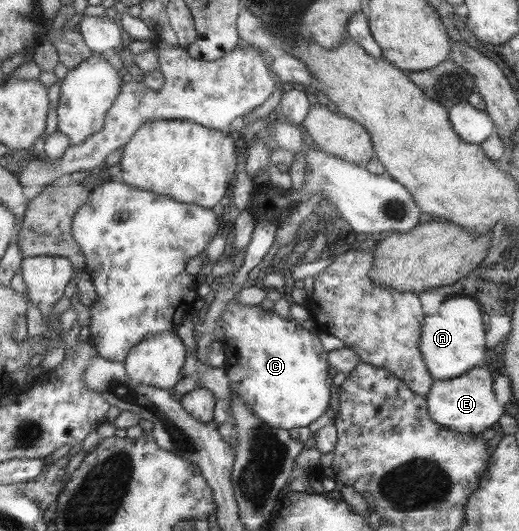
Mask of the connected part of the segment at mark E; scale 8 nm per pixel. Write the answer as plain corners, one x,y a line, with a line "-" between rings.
481,367
470,368
466,375
451,380
434,380
430,392
425,395
431,419
435,420
435,424
459,434
481,434
503,414
503,406
495,402
491,386
489,372

